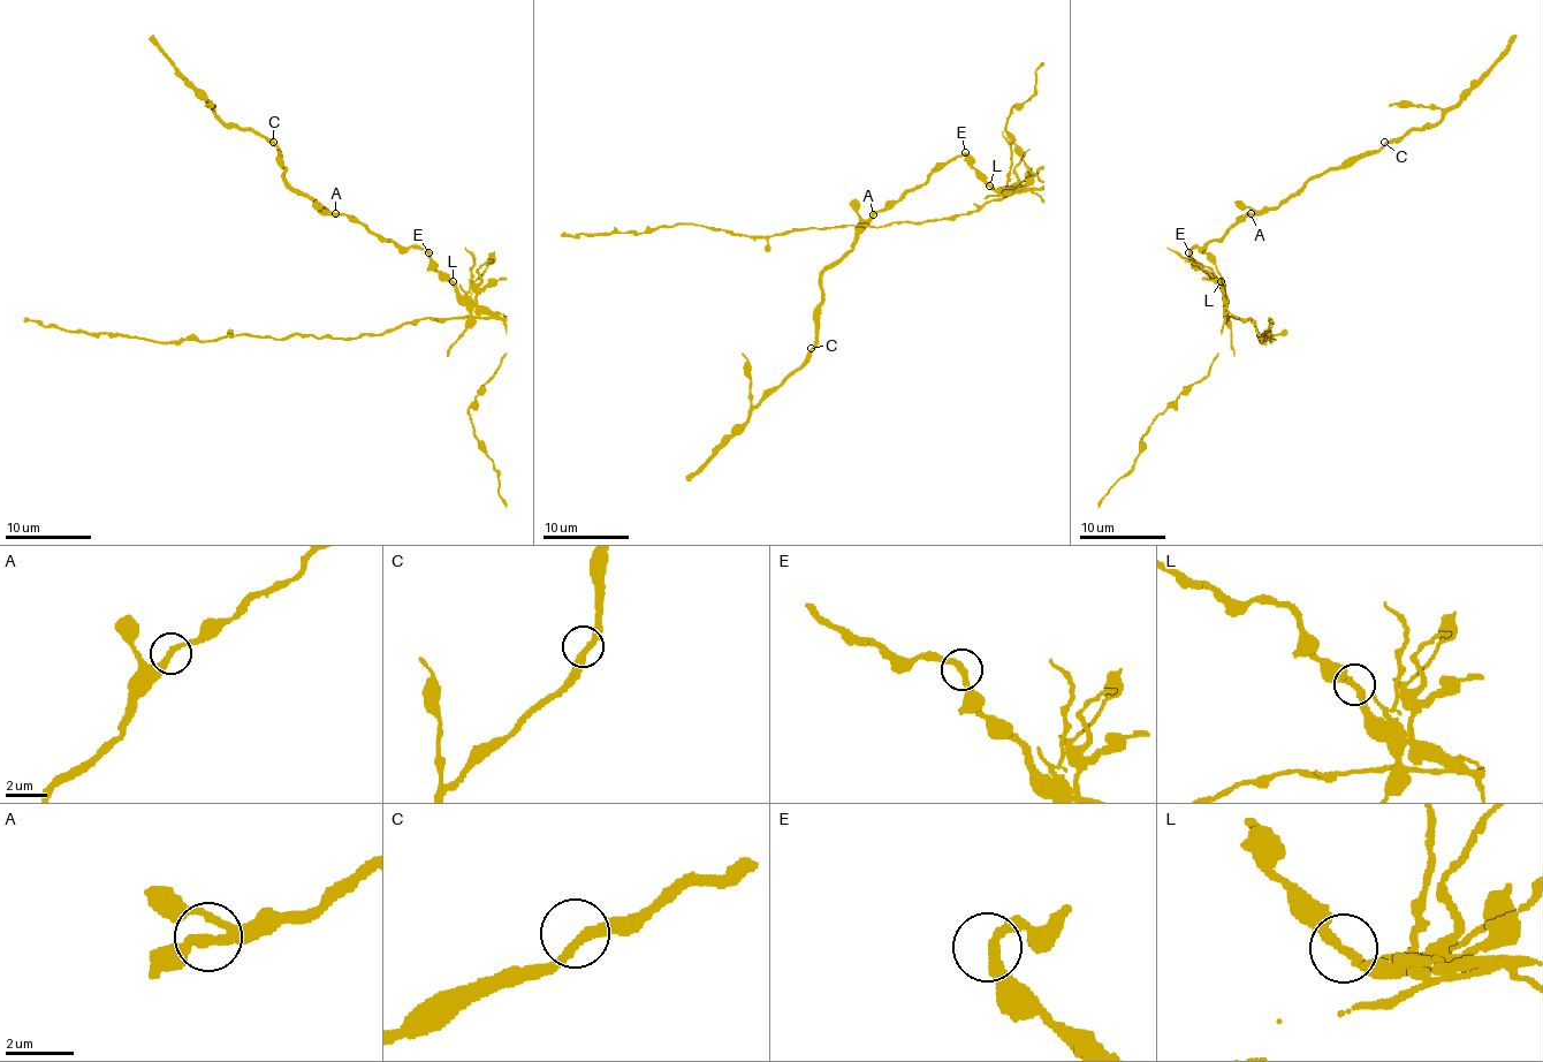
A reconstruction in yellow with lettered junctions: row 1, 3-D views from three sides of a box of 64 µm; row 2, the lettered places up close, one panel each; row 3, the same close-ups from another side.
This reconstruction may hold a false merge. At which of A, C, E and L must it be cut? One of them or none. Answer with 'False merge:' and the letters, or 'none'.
False merge: L

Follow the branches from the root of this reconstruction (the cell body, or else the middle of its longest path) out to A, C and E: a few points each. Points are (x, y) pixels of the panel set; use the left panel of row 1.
A: (439, 272), (424, 250), (400, 248), (394, 241), (370, 233), (359, 222), (335, 213)
C: (439, 272), (424, 250), (400, 248), (298, 194), (283, 179), (280, 151), (273, 142)
E: (439, 272), (428, 252)

